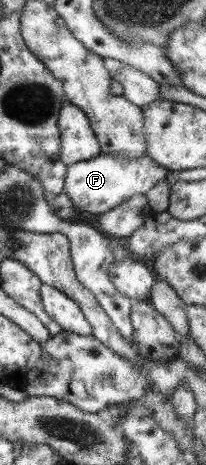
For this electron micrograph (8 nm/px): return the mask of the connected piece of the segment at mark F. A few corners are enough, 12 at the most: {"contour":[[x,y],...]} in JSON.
{"contour":[[100,154],[67,167],[72,204],[104,214],[168,170],[148,155]]}

